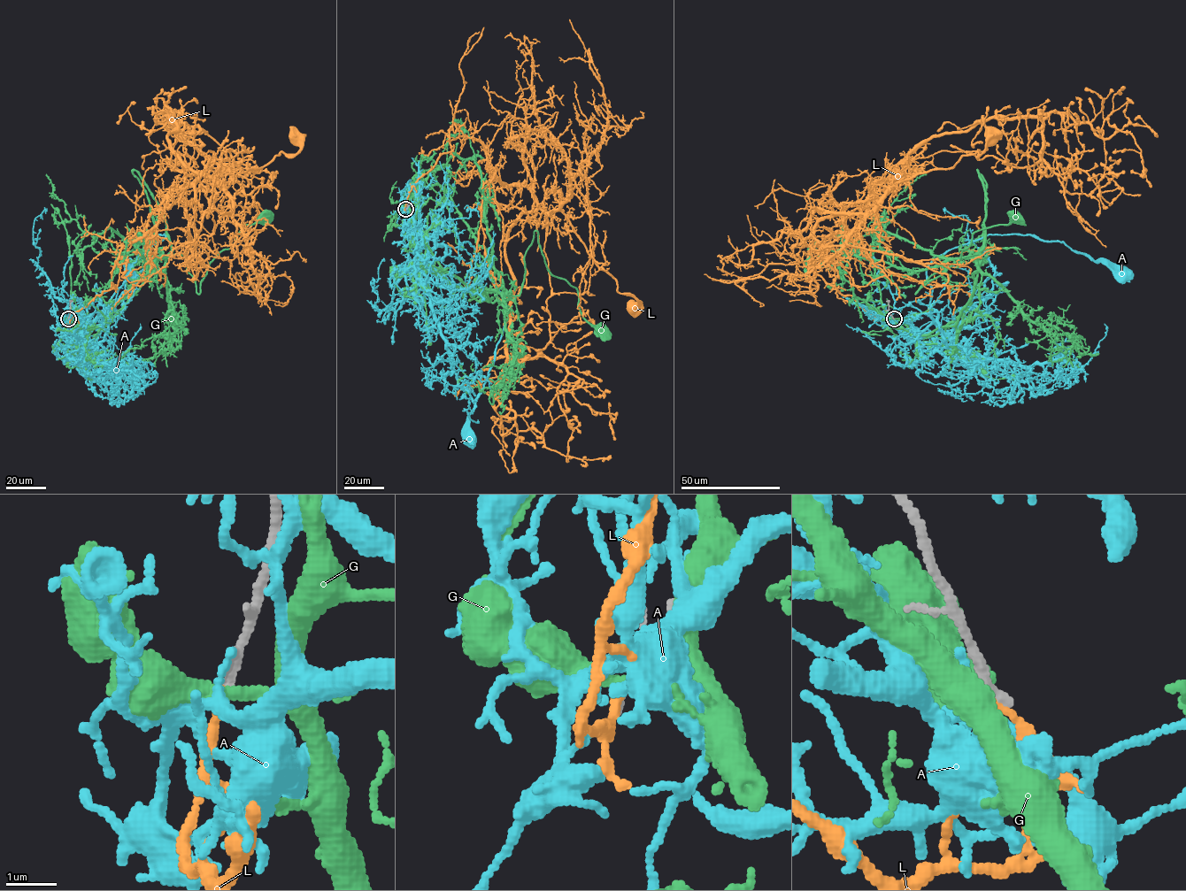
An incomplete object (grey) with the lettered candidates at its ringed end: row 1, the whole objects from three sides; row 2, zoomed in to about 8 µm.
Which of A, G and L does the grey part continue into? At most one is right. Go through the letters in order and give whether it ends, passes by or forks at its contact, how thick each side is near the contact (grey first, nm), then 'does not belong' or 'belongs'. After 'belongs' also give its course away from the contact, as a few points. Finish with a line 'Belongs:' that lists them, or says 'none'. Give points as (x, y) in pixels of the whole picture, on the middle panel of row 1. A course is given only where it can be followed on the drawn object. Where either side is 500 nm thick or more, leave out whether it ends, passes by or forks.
A: it passes by; 150 nm thick on the grey side, 110 nm on the other; does not belong
G: it passes by; 240 nm thick on the grey side, 280 nm on the other; does not belong
L: it ends there; 240 nm thick on the grey side, 180 nm on the other; does not belong
Belongs: none

